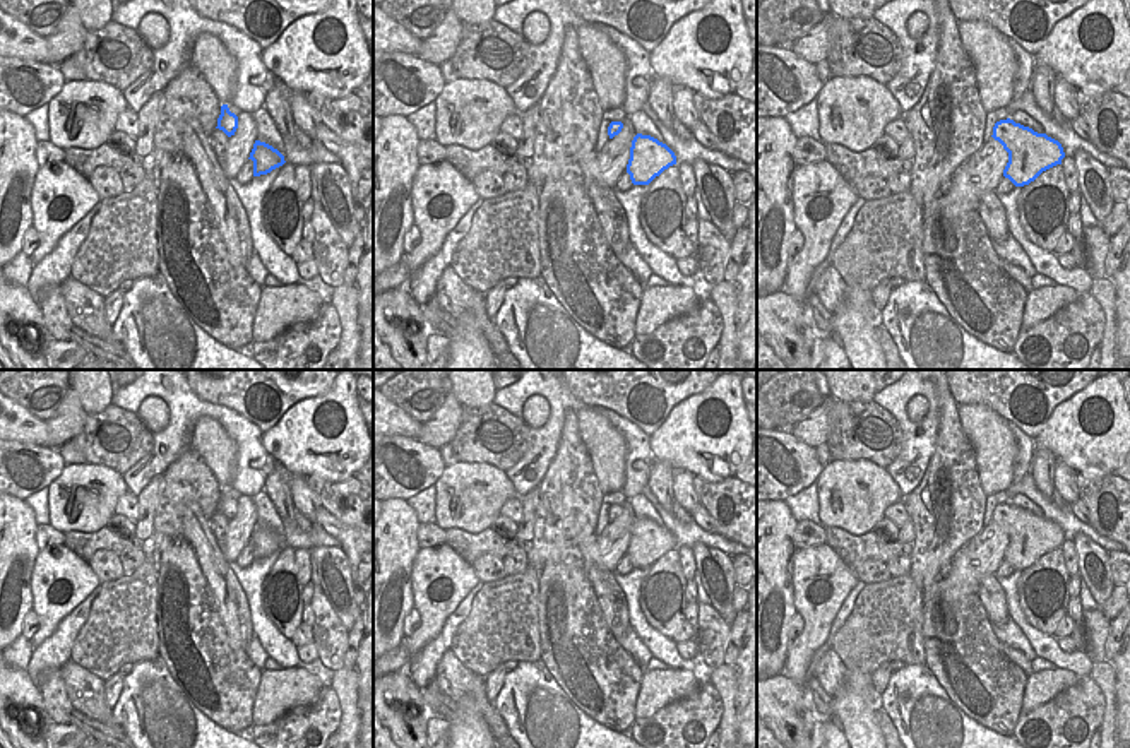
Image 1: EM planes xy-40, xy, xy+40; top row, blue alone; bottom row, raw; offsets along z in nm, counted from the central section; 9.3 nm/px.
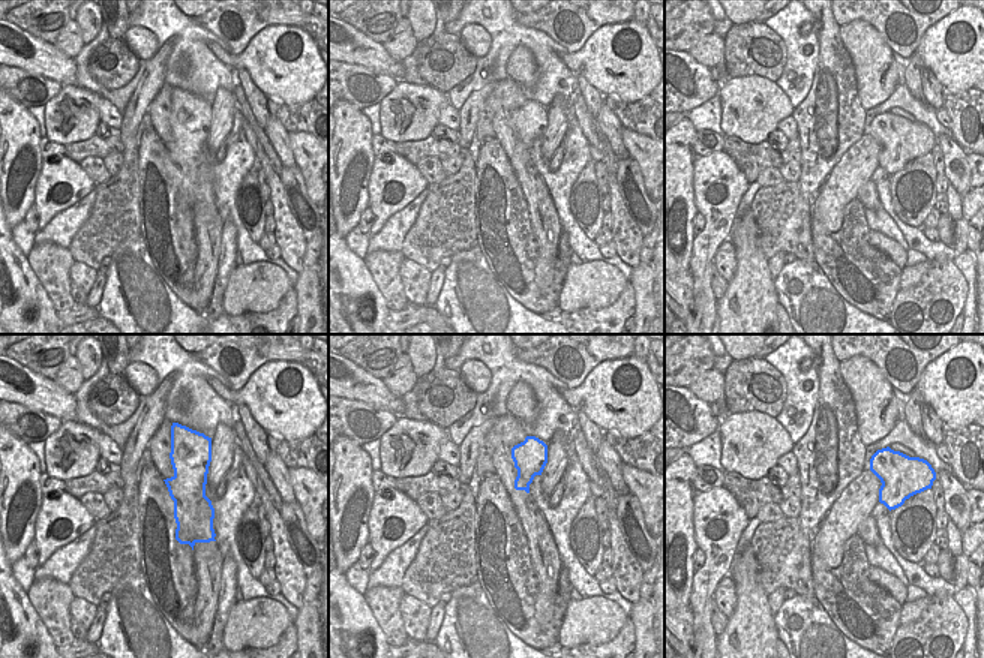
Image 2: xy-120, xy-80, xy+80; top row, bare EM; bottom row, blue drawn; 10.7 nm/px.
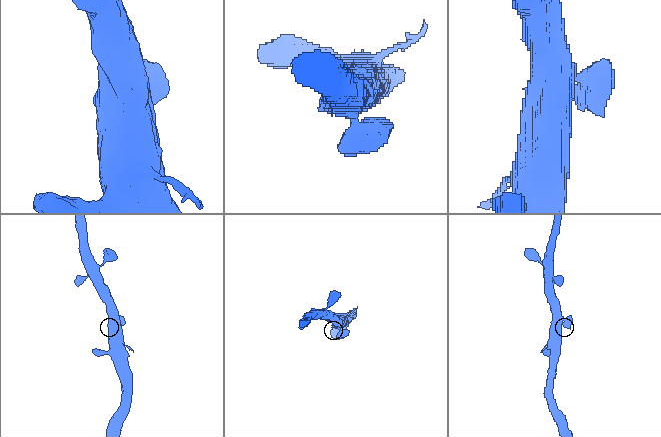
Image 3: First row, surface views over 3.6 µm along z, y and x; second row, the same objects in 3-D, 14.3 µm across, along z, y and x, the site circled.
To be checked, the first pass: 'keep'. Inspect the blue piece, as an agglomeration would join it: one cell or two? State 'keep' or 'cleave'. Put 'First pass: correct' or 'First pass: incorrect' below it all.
keep
First pass: correct

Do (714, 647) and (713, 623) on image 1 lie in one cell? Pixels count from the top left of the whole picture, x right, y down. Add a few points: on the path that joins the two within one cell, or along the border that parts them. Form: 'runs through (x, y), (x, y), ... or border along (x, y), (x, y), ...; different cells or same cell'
runs through (713, 642), (713, 629); same cell

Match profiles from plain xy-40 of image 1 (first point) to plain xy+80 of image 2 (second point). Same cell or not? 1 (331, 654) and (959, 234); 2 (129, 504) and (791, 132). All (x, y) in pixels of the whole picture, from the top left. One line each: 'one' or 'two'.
1: one
2: one

